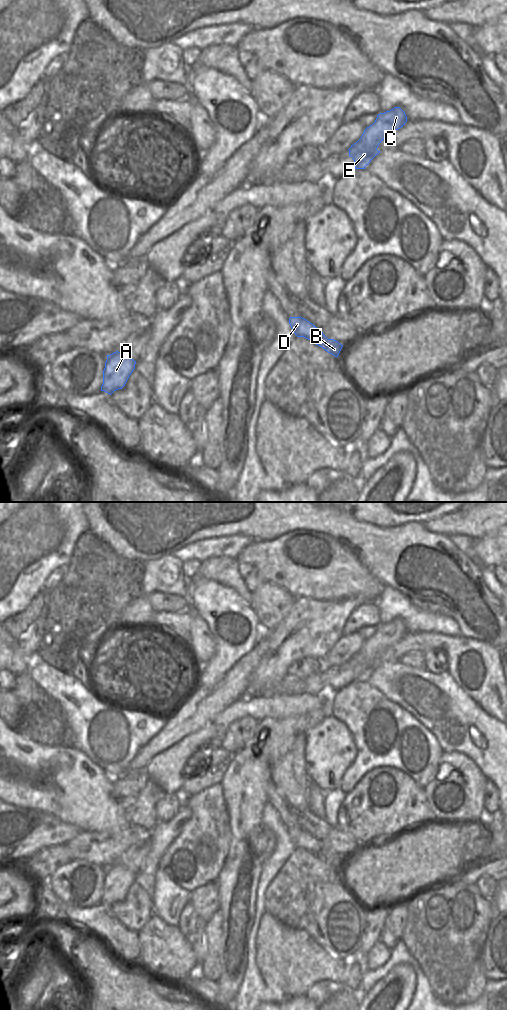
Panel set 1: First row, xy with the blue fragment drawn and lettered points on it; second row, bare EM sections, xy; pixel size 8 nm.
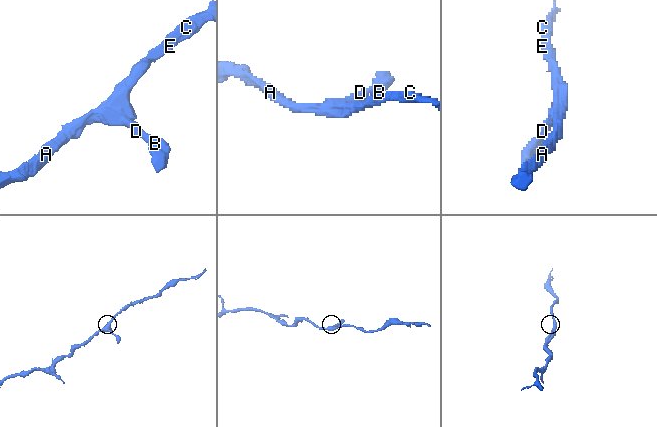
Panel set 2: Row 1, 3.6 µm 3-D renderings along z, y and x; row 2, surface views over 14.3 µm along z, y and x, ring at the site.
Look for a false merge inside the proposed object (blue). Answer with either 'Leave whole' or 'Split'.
Leave whole.

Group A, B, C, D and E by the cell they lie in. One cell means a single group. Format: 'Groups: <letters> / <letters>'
Groups: A B C D E.

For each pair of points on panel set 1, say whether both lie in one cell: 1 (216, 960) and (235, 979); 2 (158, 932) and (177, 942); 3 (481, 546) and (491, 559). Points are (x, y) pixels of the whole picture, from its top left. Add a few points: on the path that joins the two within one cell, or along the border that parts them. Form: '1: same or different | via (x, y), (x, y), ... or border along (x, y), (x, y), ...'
1: different | border along (223, 943), (223, 969), (221, 975), (216, 980)
2: same | via (163, 937), (168, 942), (172, 942)
3: same | via (484, 549), (490, 556)

